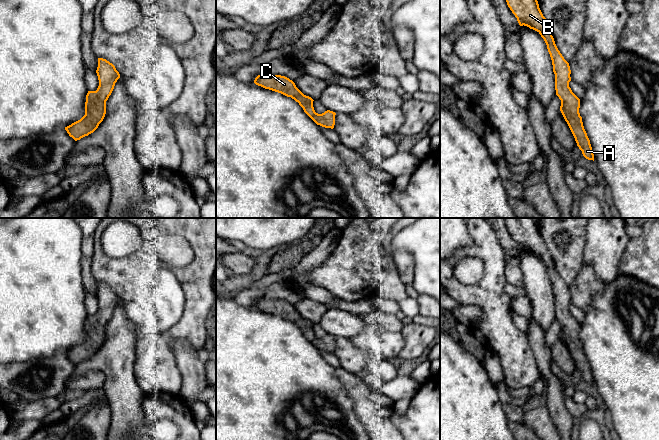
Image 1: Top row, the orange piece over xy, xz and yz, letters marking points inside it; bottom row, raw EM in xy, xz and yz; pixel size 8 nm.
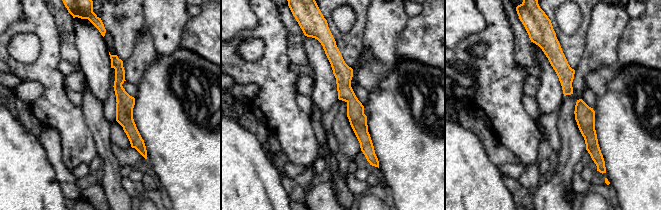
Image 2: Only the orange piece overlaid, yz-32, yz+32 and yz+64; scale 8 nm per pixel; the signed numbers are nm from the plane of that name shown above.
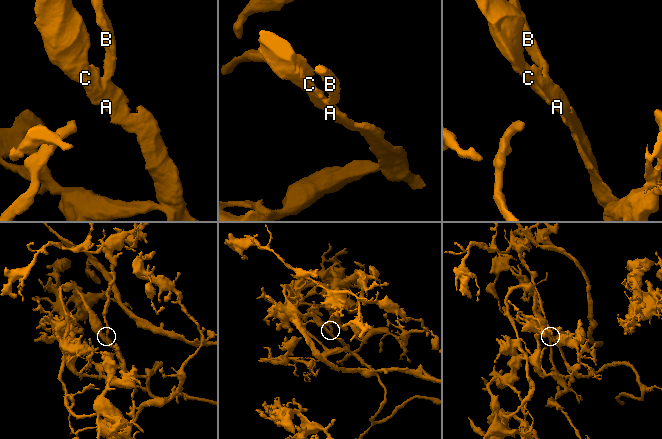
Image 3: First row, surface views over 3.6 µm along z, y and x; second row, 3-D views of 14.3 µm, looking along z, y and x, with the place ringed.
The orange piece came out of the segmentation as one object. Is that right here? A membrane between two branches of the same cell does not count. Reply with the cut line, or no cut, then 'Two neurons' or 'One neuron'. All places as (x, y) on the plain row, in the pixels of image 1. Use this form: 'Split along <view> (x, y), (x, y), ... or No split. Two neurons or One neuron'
No split. One neuron

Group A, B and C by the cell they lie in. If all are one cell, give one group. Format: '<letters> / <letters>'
A B C

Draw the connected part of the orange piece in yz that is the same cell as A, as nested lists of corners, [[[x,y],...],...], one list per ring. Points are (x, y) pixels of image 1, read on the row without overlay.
[[[504,218],[506,226],[517,242],[520,250],[527,250],[537,255],[544,263],[550,278],[553,296],[555,298],[556,319],[561,324],[560,335],[567,346],[577,370],[583,380],[594,385],[594,378],[590,364],[584,353],[582,341],[579,337],[580,323],[569,311],[571,294],[569,287],[558,274],[552,257],[543,240],[537,223],[532,218]]]

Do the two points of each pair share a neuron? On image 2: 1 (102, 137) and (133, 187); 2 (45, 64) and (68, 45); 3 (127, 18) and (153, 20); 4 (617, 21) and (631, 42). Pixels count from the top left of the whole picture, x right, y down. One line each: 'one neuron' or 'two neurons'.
1: two neurons
2: two neurons
3: two neurons
4: two neurons

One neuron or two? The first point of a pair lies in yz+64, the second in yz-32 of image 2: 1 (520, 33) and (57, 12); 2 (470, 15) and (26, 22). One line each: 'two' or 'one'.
1: one
2: two

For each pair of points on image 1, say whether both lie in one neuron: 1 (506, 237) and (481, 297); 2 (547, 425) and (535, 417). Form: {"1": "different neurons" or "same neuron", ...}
{"1": "different neurons", "2": "same neuron"}

